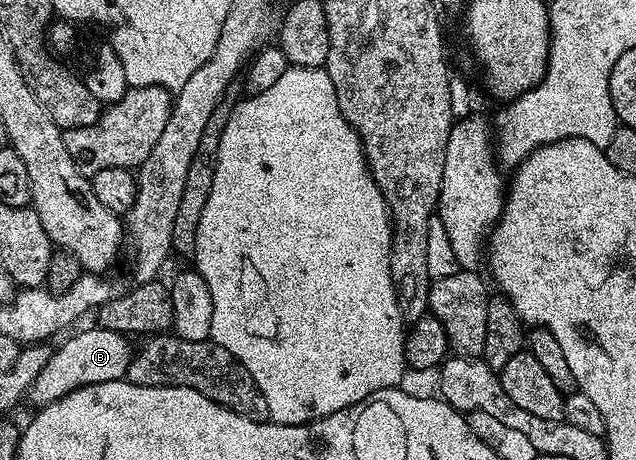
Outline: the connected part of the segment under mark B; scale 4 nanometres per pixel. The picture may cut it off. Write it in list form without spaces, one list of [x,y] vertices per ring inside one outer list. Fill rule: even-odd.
[[[94,329],[83,330],[80,334],[65,339],[59,347],[57,345],[54,347],[49,364],[45,364],[41,376],[33,380],[29,391],[30,401],[35,401],[36,407],[42,408],[53,400],[61,400],[61,396],[73,392],[79,386],[126,379],[133,353],[132,339],[126,334],[118,334],[112,330]]]

